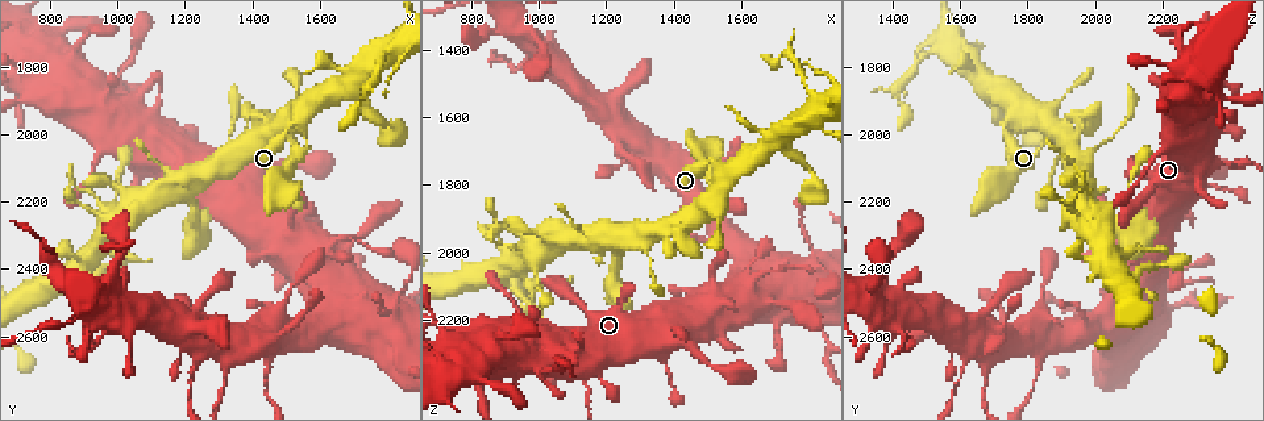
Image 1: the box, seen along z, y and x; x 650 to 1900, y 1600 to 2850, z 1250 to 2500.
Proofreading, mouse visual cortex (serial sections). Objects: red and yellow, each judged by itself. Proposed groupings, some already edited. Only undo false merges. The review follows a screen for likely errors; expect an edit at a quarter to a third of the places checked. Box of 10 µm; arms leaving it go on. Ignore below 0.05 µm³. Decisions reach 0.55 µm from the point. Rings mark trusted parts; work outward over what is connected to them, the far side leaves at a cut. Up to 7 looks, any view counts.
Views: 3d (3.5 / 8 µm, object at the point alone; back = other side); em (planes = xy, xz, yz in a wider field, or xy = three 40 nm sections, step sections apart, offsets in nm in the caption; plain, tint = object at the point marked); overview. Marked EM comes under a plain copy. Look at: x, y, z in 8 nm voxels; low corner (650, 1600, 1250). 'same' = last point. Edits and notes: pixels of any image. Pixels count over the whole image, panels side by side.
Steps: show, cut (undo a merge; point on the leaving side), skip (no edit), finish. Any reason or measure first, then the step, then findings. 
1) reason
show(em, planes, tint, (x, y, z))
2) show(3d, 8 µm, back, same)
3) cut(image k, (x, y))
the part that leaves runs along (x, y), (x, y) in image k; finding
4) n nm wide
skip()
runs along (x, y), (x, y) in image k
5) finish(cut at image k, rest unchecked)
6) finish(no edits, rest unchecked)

thin neck
show(3d, 8 µm, (1010, 2160, 2100))

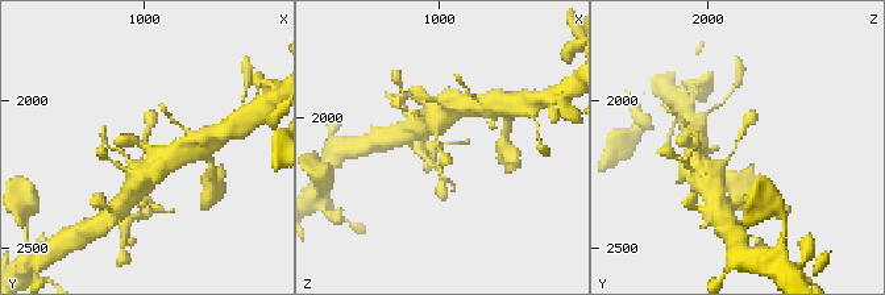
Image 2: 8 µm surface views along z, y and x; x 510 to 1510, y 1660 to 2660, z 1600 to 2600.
show(em, xy, step 1, tint, same)

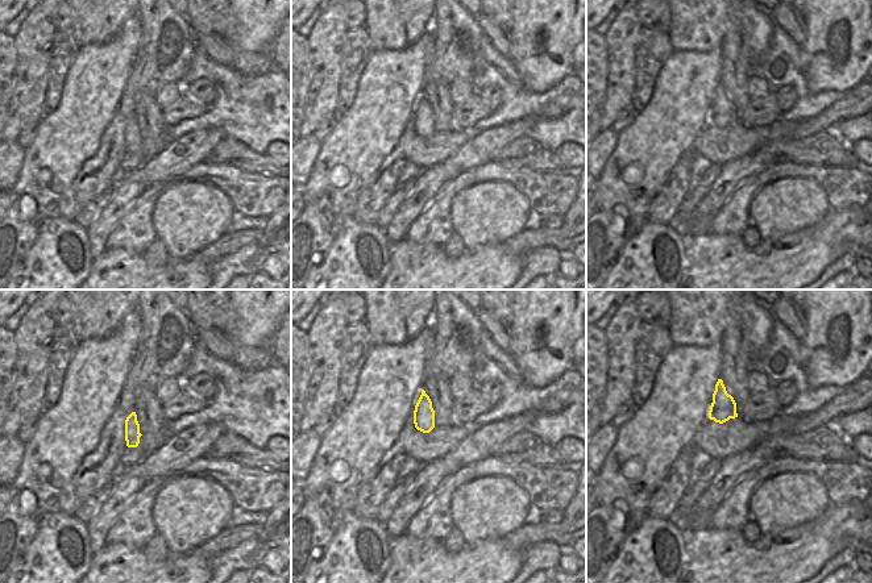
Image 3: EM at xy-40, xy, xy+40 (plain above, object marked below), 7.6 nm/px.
skip()
runs along (707, 178), (732, 153), (752, 113) in image 2; continuous, no second cell

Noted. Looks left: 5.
abrupt turn
show(3d, 3.5 µm, (1460, 2640, 1830))

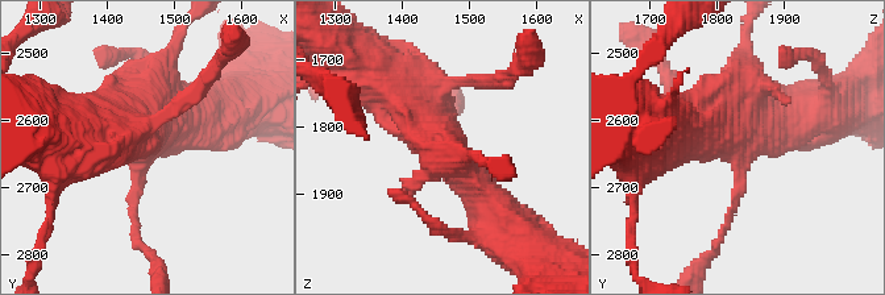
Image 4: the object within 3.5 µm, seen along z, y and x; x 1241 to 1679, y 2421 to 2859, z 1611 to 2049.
show(em, xy, step 3, tint, same)

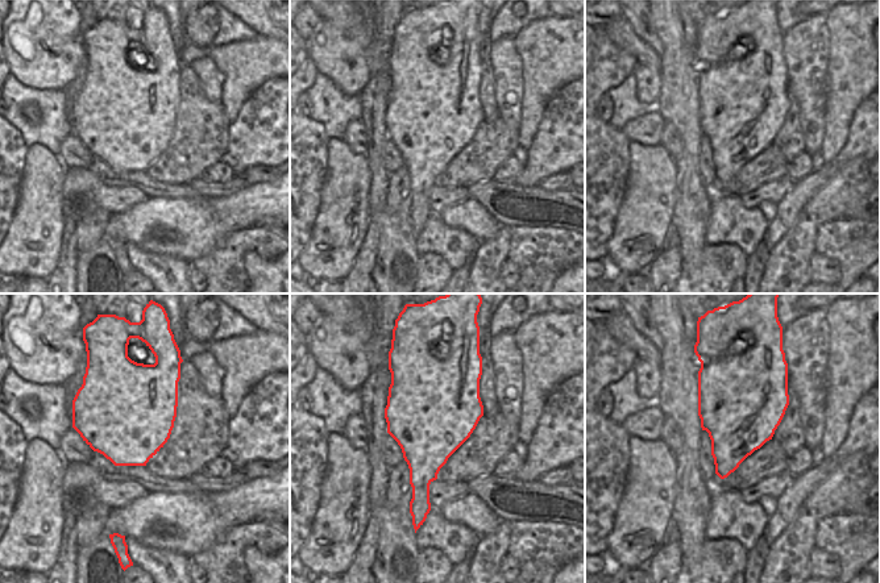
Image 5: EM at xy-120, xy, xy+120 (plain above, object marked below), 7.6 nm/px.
skip()
runs along (493, 206), (432, 128), (375, 74) in image 4; all the same cell

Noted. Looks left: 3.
a narrow waist
show(3d, 3.5 µm, (1220, 2740, 1600))

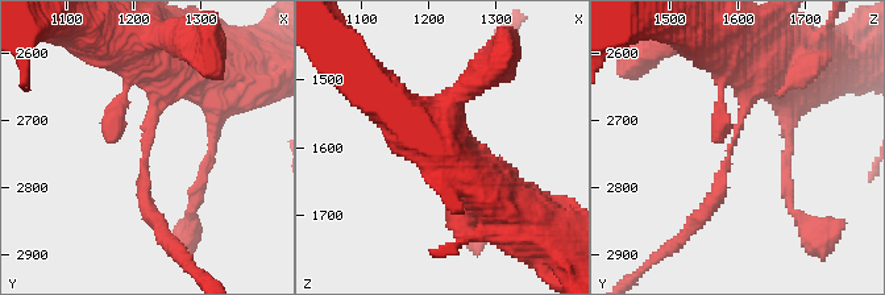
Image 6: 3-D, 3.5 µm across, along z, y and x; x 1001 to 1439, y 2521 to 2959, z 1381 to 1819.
arms of 200, 500 nm; need the tissue
show(em, xy, step 5, tint, (1225, 2730, 1600))

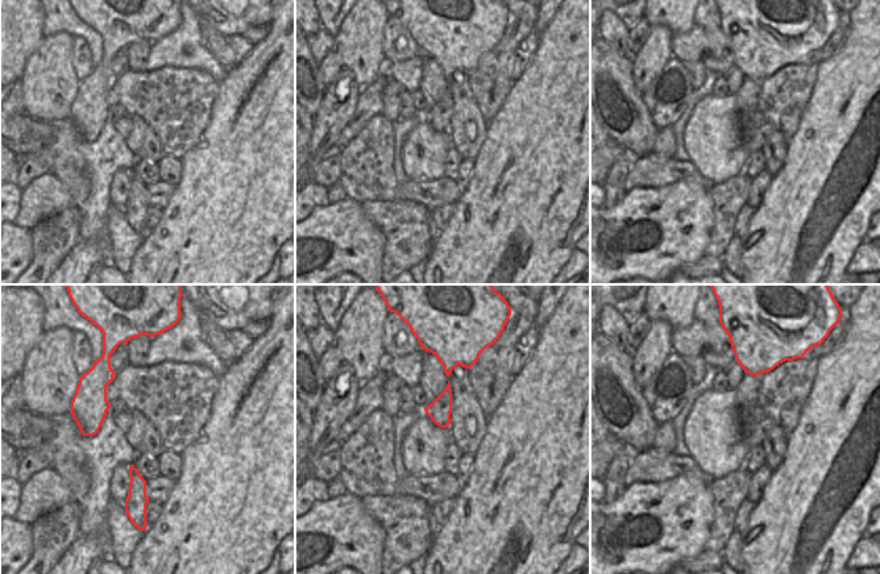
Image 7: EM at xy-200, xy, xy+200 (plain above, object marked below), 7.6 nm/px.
cut(image 6, (714, 202))
the part that leaves runs along (728, 161), (709, 210), (696, 214) in image 6; a second cell is stuck on

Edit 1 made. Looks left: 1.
finish(cut at image 6, rest unchecked)

